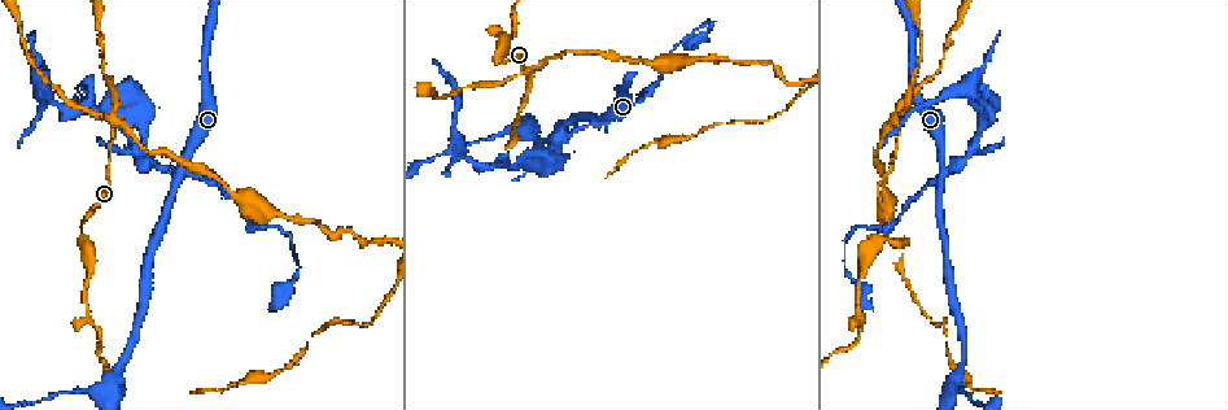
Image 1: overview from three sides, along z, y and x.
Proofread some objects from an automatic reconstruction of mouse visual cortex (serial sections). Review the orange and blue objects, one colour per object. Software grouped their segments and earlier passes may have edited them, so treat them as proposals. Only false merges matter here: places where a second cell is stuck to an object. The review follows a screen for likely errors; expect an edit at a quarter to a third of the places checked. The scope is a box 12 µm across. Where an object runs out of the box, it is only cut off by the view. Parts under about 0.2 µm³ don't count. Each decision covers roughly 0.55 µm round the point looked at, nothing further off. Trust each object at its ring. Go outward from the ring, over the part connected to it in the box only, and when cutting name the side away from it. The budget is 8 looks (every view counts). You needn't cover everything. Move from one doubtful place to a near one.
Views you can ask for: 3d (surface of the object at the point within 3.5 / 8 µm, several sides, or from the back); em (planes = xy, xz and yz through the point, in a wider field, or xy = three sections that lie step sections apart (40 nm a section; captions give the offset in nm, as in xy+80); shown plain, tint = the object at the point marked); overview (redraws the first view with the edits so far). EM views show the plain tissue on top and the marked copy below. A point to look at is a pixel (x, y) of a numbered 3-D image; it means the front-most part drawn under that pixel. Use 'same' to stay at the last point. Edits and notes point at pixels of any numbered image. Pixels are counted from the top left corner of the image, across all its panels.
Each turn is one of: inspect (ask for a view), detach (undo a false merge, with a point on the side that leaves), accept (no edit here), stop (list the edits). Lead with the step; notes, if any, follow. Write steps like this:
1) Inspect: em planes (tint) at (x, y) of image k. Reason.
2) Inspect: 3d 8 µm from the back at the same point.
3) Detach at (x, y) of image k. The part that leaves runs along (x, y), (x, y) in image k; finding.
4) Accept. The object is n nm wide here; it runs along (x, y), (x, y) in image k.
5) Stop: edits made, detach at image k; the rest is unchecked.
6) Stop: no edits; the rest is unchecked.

Inspect: 3d 3.5 µm from the back at (113, 123) of image 1. Four or more arms meet.

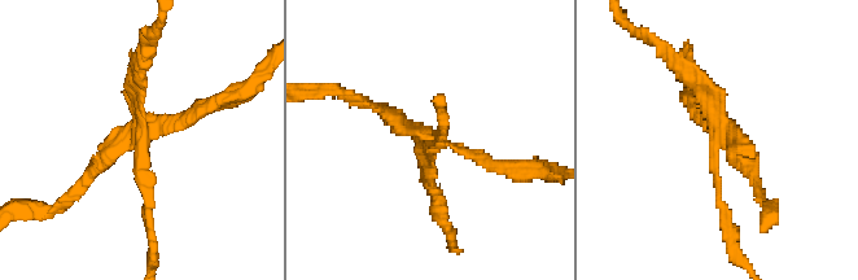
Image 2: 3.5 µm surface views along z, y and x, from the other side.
Inspect: em xy step 1 (tint) at (429, 136) of image 2. Now the EM.

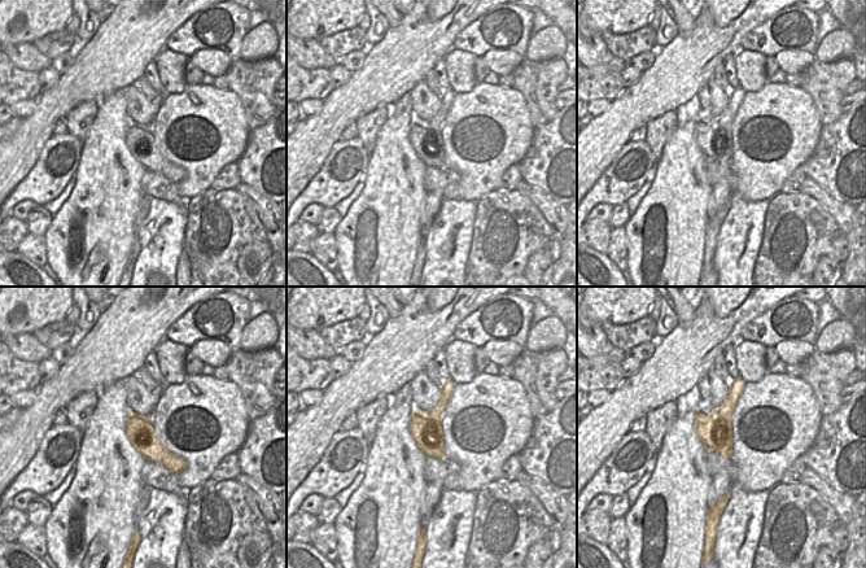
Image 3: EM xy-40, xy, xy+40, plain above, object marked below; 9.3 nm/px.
Detach at (751, 151) of image 2. The object is 300 nm wide here; the part that leaves runs along (730, 135), (770, 210) in image 2; two cells meet here.

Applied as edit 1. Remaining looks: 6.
Inspect: 3d 3.5 µm at (180, 169) of image 1. Abrupt turn.

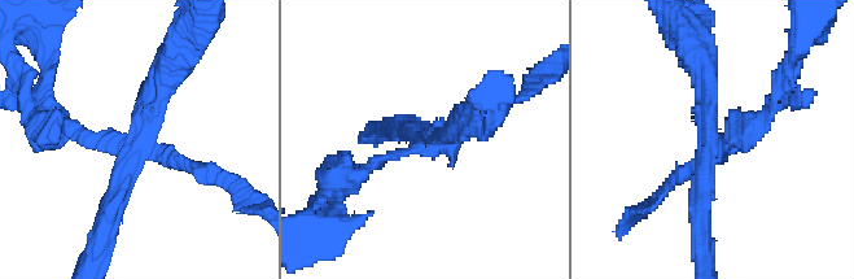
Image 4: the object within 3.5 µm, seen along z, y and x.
Inspect: em xy step 5 (tint) at (710, 137) of image 4. 4 arms meet here; the arms are 150, 150, 250, 300 nm wide; now the EM.

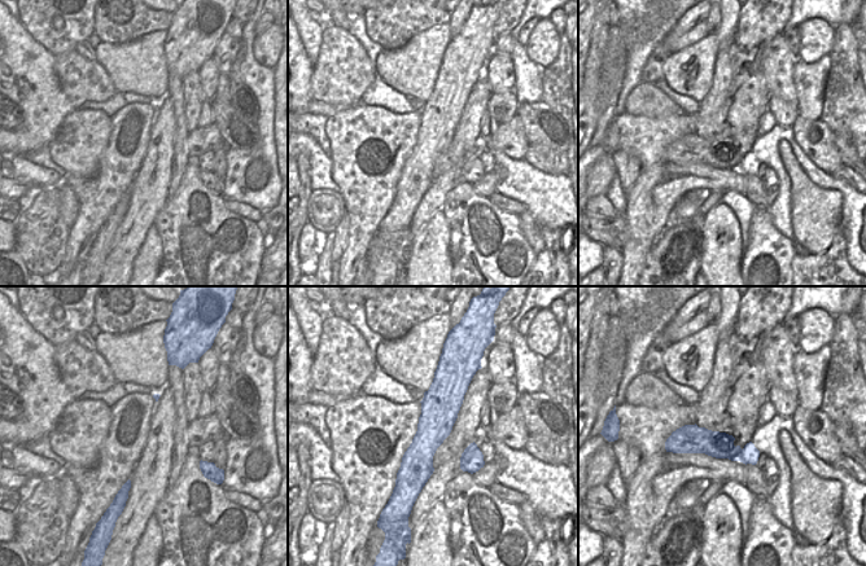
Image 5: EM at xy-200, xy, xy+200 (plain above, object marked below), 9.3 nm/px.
Detach at (83, 131) of image 4. The part that leaves runs along (123, 142), (52, 126), (44, 110) in image 4; two cells meet here.

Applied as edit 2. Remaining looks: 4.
Inspect: 3d 8 µm at (523, 130) of image 1. Sudden change in width.

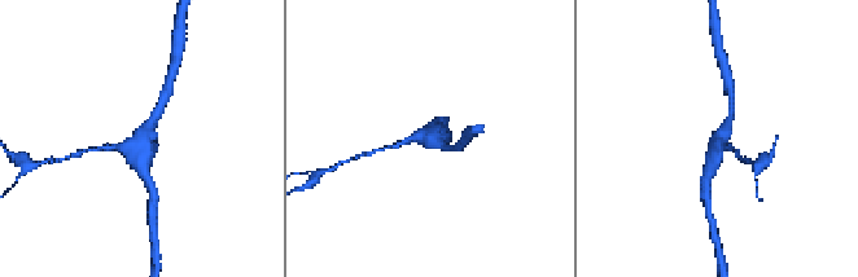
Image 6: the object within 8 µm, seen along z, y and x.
Inspect: em planes (tint) at (719, 138) of image 6.

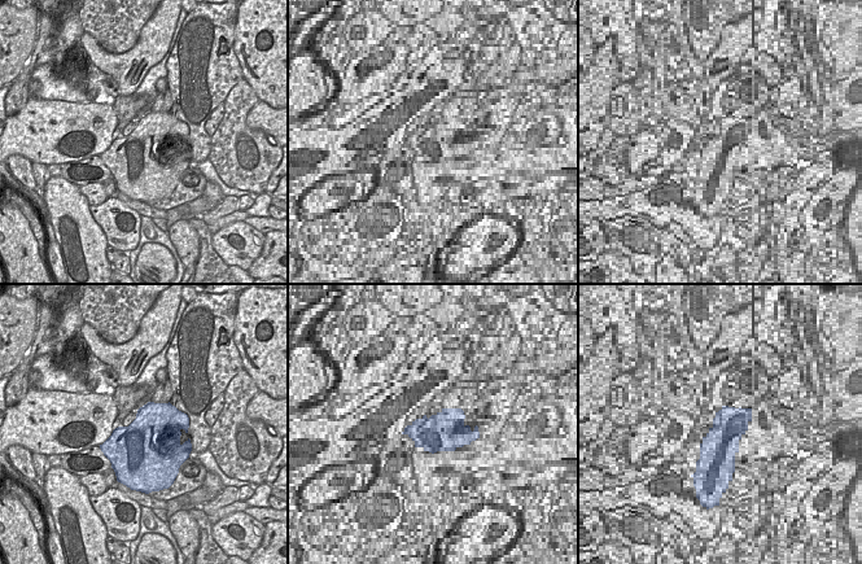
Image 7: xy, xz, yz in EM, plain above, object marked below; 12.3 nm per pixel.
Accept. It runs along (731, 111), (716, 158), (704, 167) in image 6; continuous, no second cell.

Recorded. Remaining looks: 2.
Stop: edits made, detach at image 2, detach at image 4; the rest is unchecked.

